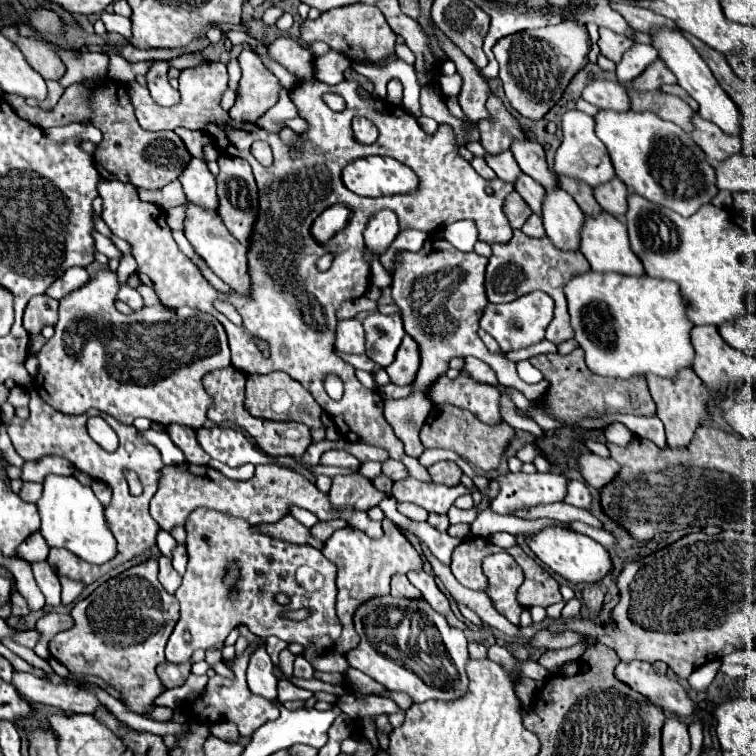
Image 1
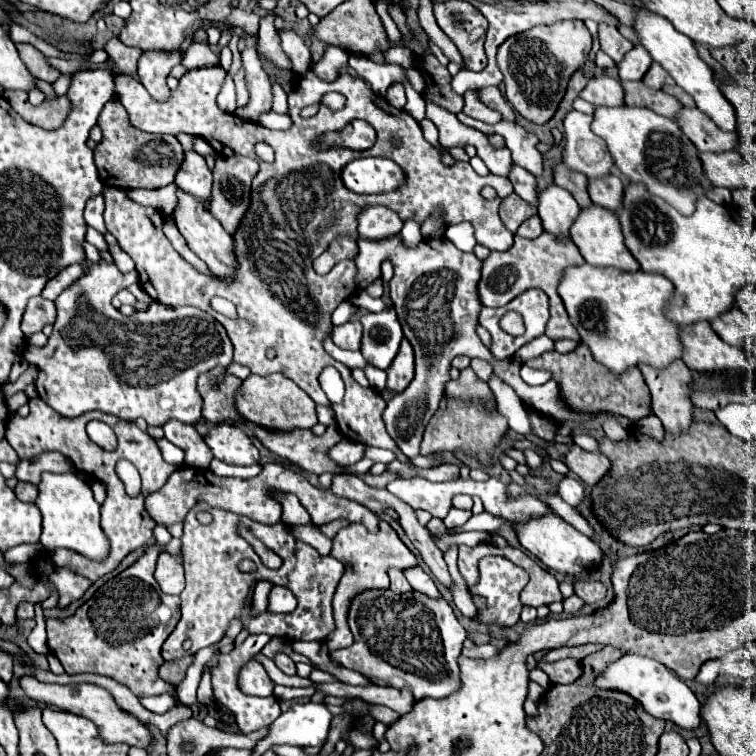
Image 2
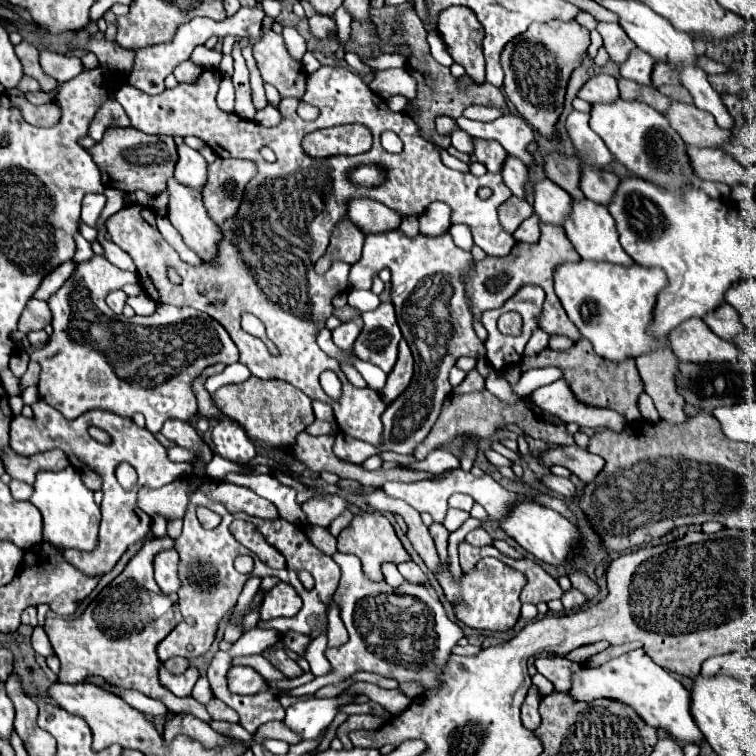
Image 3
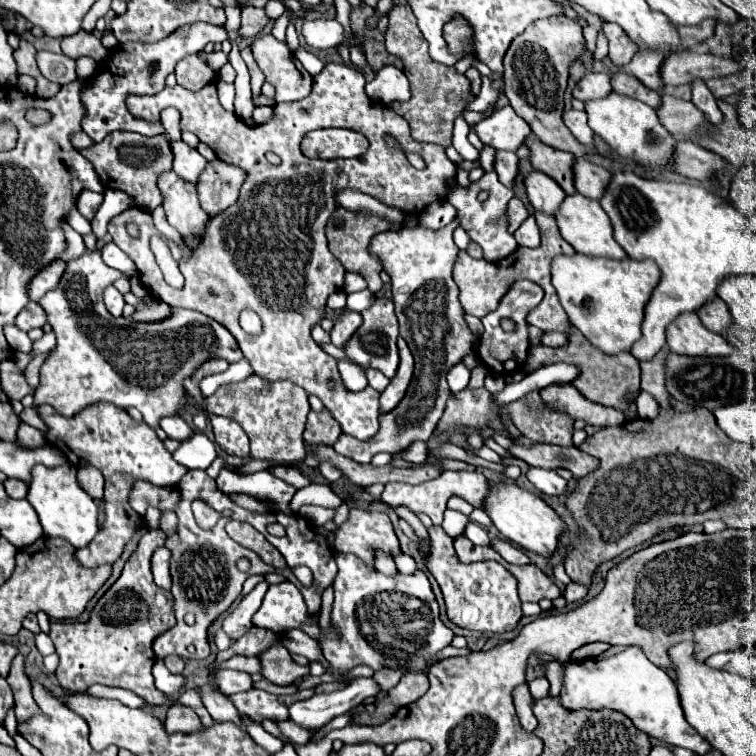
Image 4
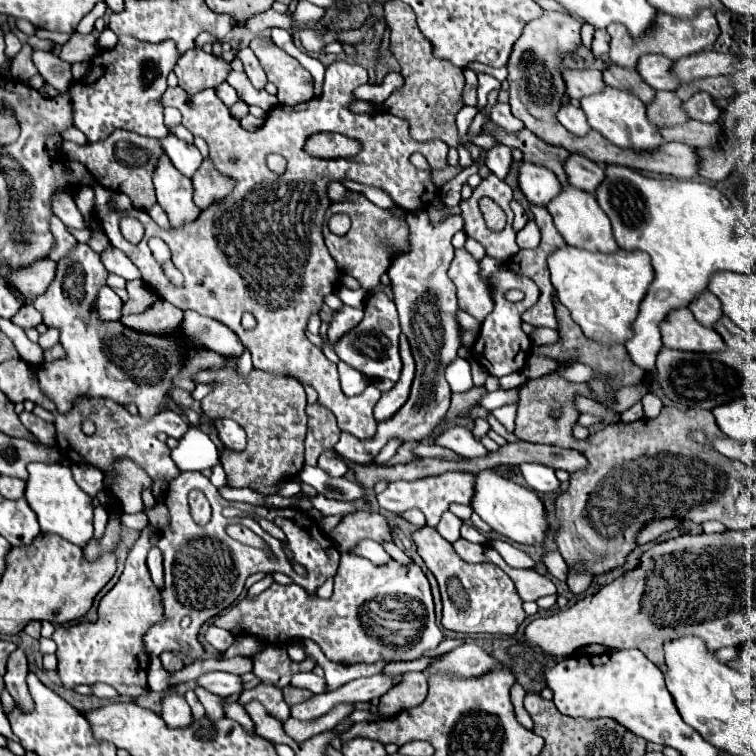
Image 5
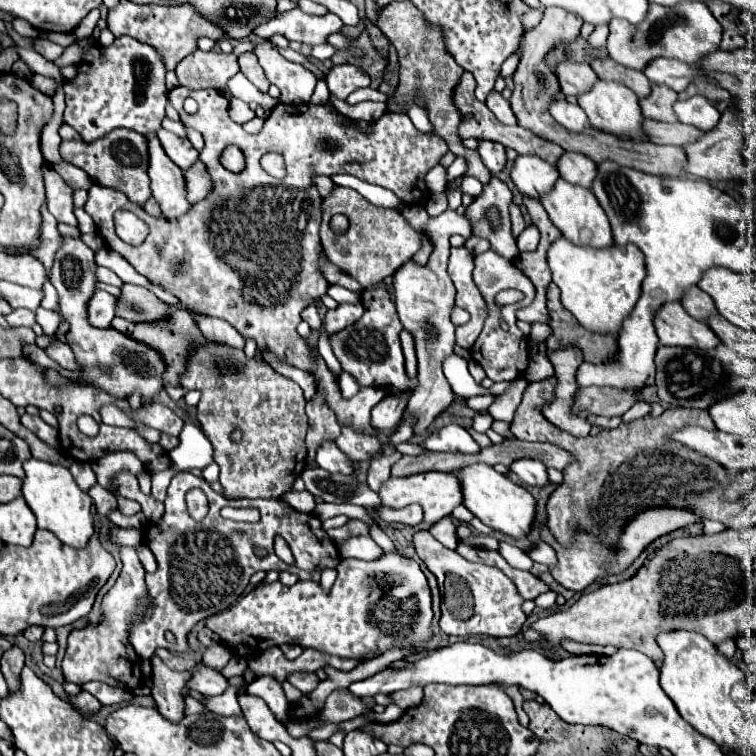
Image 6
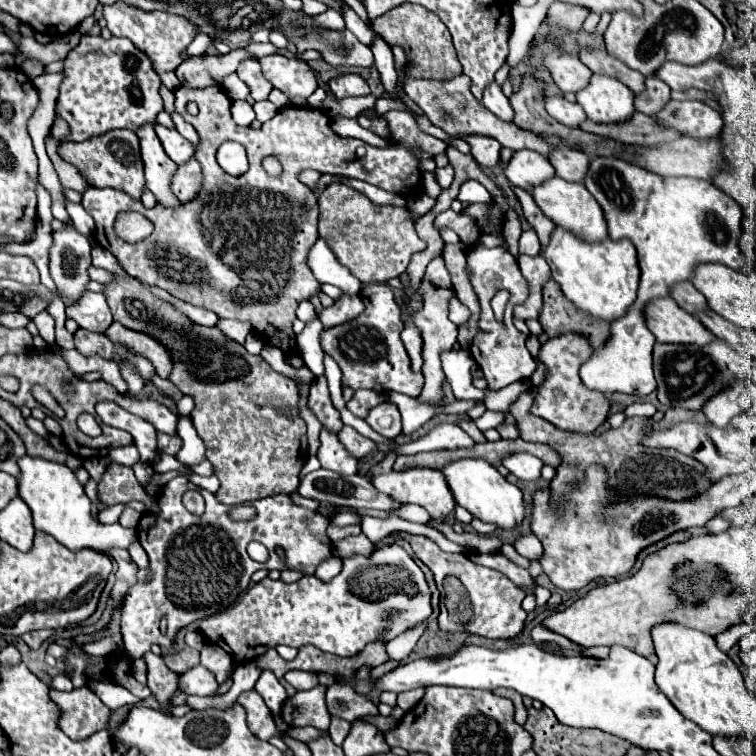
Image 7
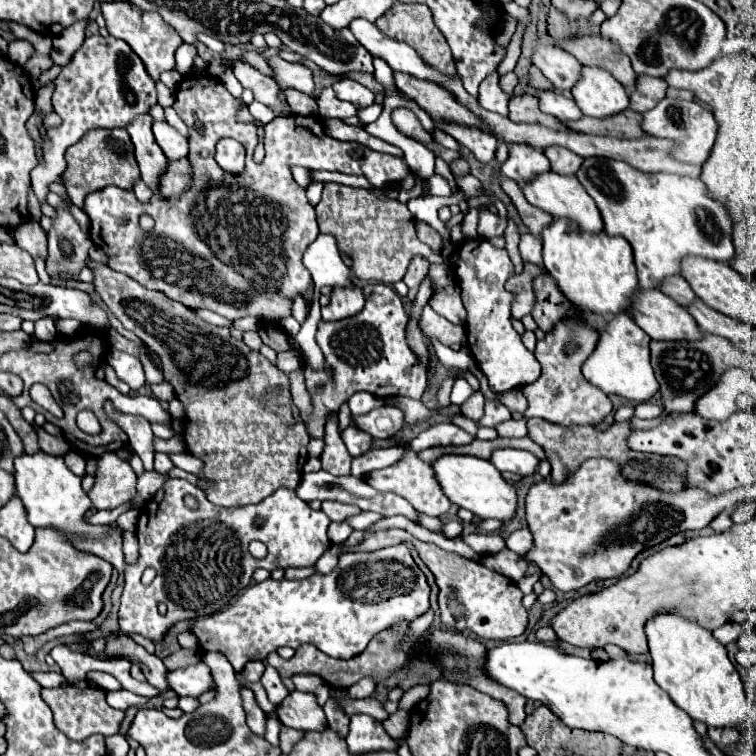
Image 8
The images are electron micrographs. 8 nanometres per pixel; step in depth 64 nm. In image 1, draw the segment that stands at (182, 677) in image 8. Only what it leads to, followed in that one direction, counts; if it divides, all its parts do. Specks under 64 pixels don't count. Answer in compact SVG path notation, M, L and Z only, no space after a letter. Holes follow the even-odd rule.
M260 644L256 652L252 652L248 662L248 688L268 700L278 698L278 678L274 674L274 664L266 652L266 644Z

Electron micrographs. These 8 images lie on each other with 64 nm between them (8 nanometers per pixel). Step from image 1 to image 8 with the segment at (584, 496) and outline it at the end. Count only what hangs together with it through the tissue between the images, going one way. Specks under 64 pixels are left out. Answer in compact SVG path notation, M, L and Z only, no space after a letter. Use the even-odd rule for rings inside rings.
M496 450L490 460L500 472L514 472L520 476L532 476L538 470L540 460L526 450Z

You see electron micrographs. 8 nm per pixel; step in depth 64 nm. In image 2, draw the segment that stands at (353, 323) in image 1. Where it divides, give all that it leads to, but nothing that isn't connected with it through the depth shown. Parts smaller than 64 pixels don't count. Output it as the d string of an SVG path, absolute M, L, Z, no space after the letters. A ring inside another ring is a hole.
M350 320L342 326L336 326L332 332L334 344L344 350L360 350L360 336L362 336L360 320Z

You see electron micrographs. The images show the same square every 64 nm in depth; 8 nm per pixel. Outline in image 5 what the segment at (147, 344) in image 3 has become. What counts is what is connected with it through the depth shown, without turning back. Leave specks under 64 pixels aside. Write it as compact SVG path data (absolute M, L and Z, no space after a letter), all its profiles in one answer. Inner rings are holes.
M78 244L78 248L58 262L58 272L48 292L34 300L44 316L44 324L60 330L60 344L66 352L64 358L44 364L38 370L40 390L56 404L60 414L68 414L80 398L110 398L122 406L136 404L140 416L152 418L166 408L172 380L180 374L188 350L208 348L224 358L242 356L244 346L228 326L194 310L184 310L176 336L146 334L122 322L98 320L94 302L108 276L110 272L104 268L100 254L88 244Z

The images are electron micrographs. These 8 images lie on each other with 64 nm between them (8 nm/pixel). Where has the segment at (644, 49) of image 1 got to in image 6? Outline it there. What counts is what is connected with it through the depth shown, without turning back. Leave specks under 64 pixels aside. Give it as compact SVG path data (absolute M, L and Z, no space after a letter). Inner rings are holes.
M656 58L656 60L648 62L642 72L652 84L664 84L676 92L682 92L694 76L702 74L696 70L698 70L696 66L690 66L690 64L684 64L678 60Z

